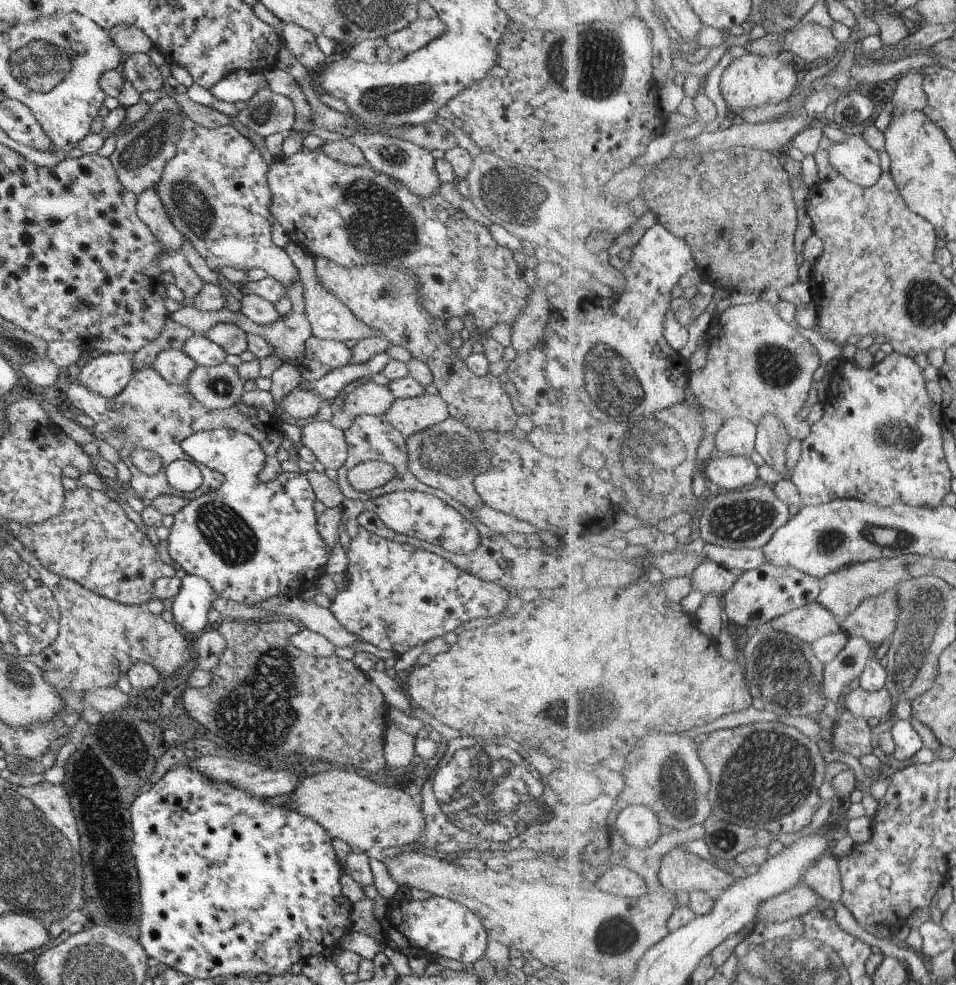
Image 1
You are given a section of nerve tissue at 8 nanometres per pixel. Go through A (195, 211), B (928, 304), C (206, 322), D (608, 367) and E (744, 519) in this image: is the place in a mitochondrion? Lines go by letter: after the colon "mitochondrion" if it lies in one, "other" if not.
A: mitochondrion
B: mitochondrion
C: other
D: mitochondrion
E: mitochondrion

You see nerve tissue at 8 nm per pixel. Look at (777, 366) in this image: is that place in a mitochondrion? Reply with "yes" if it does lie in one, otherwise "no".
yes

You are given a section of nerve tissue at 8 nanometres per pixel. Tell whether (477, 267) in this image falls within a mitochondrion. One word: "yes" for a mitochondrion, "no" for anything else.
no

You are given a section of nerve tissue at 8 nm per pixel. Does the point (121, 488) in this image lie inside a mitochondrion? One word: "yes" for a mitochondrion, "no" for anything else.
no

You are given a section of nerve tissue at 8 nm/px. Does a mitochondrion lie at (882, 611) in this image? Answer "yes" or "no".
yes

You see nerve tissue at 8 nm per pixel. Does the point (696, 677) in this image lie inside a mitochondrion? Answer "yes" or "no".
no

